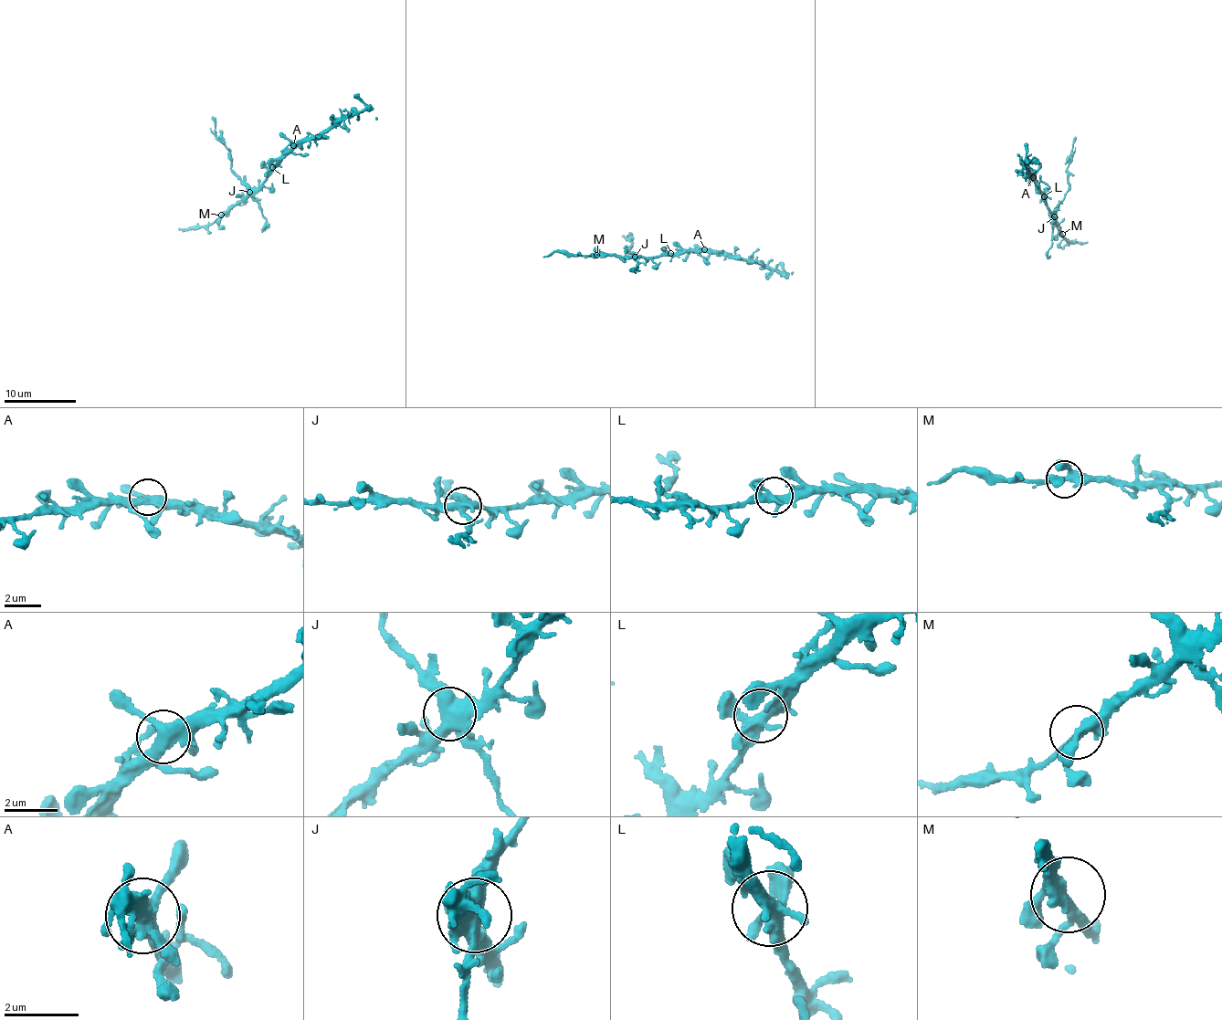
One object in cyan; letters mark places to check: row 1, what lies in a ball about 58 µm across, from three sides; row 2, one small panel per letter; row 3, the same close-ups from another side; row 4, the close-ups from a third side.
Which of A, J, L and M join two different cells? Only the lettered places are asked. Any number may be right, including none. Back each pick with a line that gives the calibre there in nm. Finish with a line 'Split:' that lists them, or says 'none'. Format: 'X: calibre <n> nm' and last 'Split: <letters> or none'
J: calibre 480 nm
Split: J

